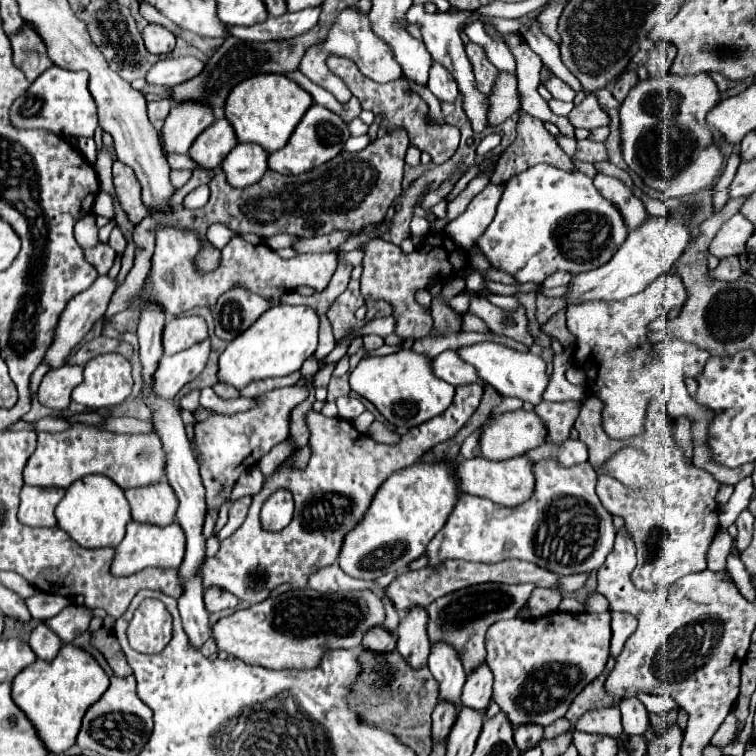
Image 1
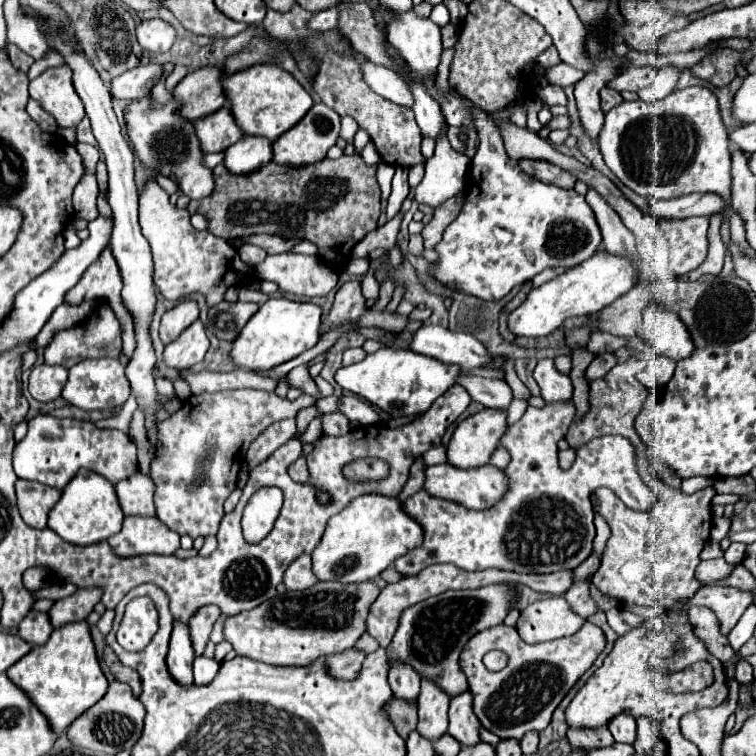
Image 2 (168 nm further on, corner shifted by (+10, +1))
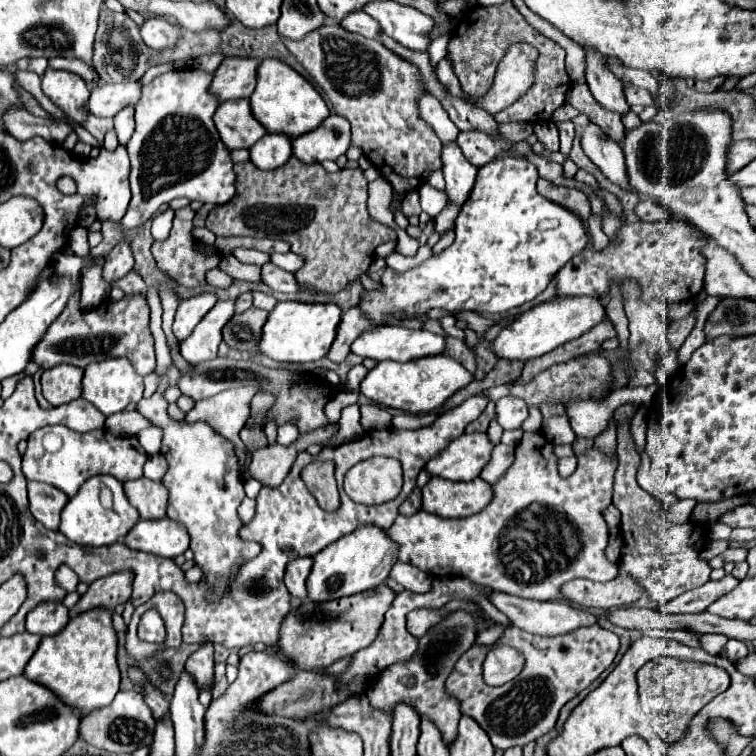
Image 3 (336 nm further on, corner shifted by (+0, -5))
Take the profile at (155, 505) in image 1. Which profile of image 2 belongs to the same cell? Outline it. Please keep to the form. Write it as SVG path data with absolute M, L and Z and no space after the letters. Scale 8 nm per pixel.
M137 470L133 476L117 482L115 490L117 490L119 504L127 516L129 514L155 516L155 506L153 506L155 484L147 474Z

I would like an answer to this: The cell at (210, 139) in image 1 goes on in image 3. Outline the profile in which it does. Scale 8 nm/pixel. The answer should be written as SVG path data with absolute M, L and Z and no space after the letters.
M229 100L215 110L215 126L229 150L251 148L265 132L263 126L251 116L249 100Z

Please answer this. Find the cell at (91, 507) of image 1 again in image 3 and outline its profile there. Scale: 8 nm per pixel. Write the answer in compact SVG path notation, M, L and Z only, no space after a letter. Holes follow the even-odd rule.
M107 474L101 476L91 476L91 480L87 480L79 492L69 498L67 506L61 512L61 532L75 544L81 546L107 546L107 544L115 544L119 540L125 538L125 534L137 524L139 520L139 512L127 502L125 492L123 492L123 484ZM107 484L113 492L113 506L111 508L103 508L99 502L99 486Z

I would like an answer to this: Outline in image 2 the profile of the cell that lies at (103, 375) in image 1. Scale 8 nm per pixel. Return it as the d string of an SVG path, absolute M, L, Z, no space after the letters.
M85 358L69 368L69 380L63 390L63 398L83 410L103 410L121 406L131 396L129 380L125 378L125 366L117 358Z

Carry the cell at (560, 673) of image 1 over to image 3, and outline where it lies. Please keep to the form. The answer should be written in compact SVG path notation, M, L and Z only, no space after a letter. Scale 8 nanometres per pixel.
M599 624L579 628L579 632L555 638L531 636L511 626L497 642L511 646L525 656L521 674L511 680L511 684L503 684L497 688L485 684L481 664L491 646L473 644L467 654L463 654L455 664L455 670L447 680L447 692L459 698L461 712L477 720L479 726L489 734L491 744L501 750L513 746L523 748L525 744L551 732L555 728L559 710L581 690L585 690L603 670L607 670L619 652L619 636L603 630Z

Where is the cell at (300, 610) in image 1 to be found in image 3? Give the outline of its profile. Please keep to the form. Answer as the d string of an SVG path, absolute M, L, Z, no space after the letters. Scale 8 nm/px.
M381 584L377 590L367 590L337 600L305 600L297 610L291 610L283 618L275 648L279 648L279 652L299 670L325 670L335 660L353 656L375 640L393 598L395 592L387 584Z

